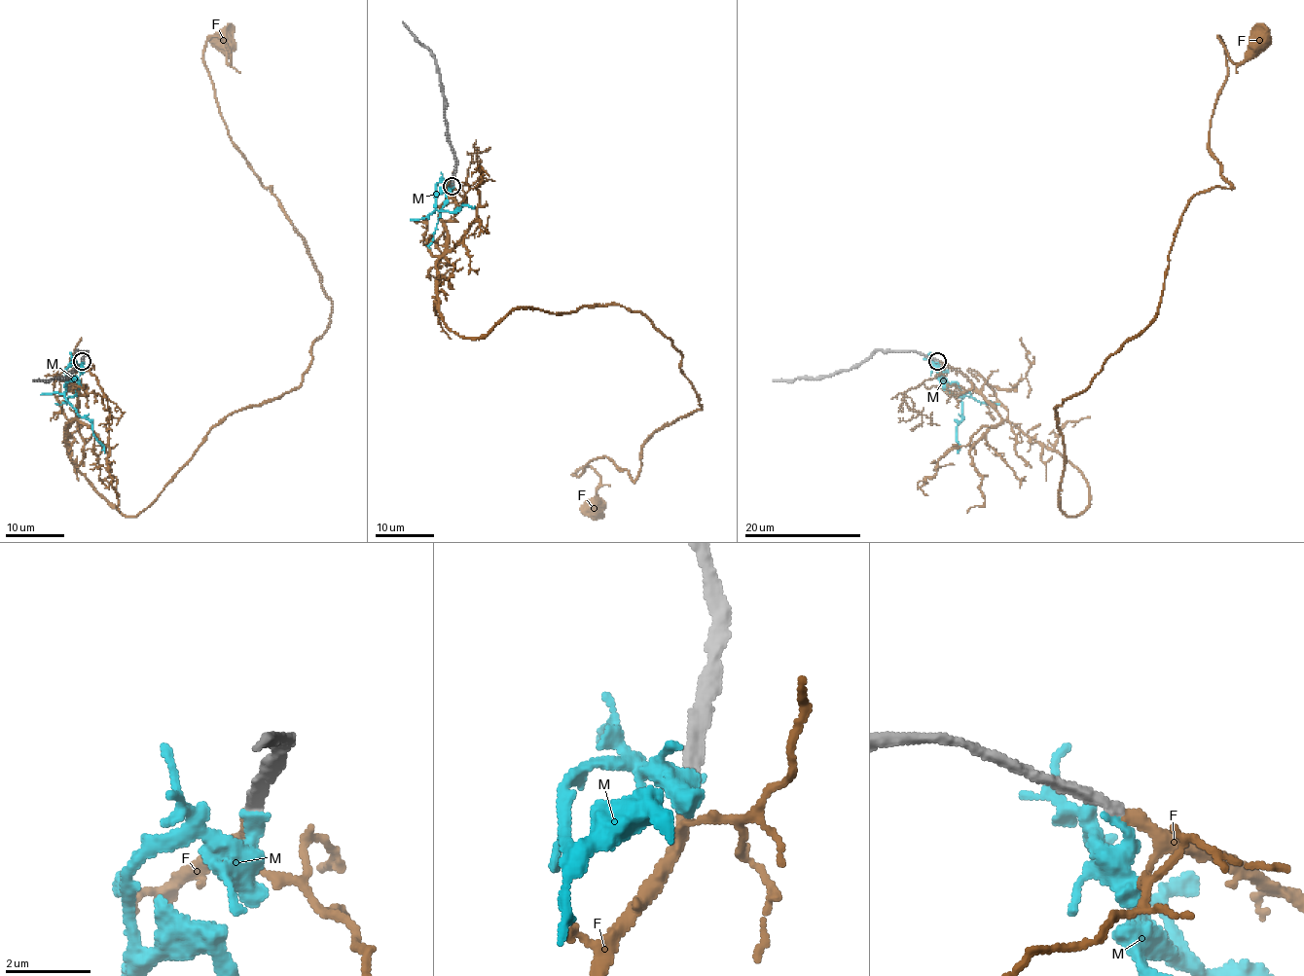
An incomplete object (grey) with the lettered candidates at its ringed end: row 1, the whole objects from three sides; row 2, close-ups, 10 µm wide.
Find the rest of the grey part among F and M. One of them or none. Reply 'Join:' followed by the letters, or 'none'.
Join: F

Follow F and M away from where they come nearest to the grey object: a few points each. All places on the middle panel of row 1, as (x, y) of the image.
F: (452, 187), (452, 331), (620, 305), (681, 356), (702, 407), (633, 480), (573, 474), (593, 505)
M: (452, 185), (441, 182), (436, 185), (435, 210), (456, 211), (462, 205), (473, 208), (474, 205)

